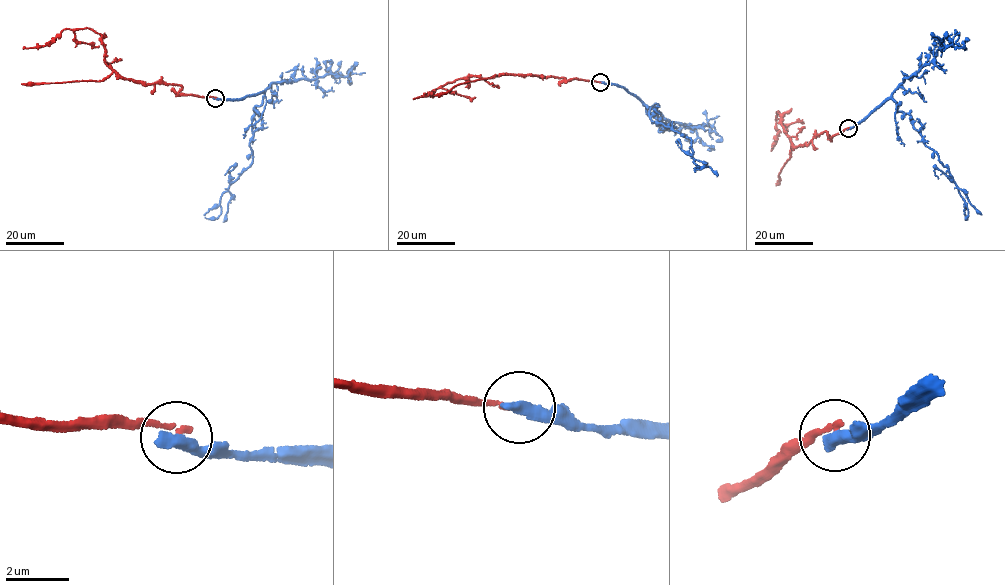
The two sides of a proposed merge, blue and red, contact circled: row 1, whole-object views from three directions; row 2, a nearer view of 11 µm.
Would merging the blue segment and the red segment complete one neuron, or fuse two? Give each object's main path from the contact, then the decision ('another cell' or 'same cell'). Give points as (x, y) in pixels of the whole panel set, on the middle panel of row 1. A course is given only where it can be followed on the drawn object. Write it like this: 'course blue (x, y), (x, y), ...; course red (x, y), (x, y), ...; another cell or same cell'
course blue (599, 82), (625, 87), (651, 108), (650, 119), (691, 139), (693, 162), (707, 166), (696, 170); course red (599, 82), (502, 73), (485, 79), (473, 76), (458, 78), (433, 90), (432, 94), (414, 98); another cell

